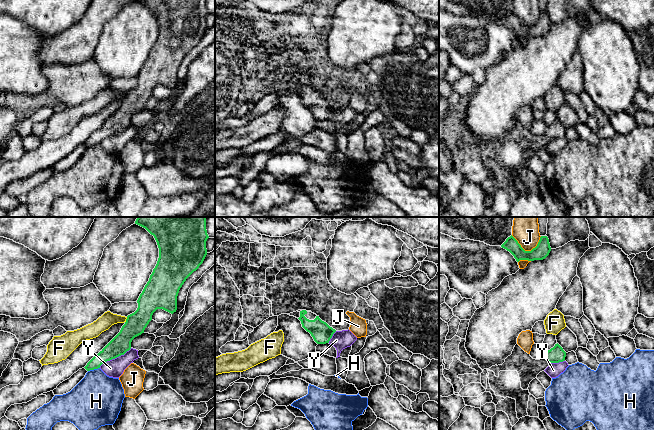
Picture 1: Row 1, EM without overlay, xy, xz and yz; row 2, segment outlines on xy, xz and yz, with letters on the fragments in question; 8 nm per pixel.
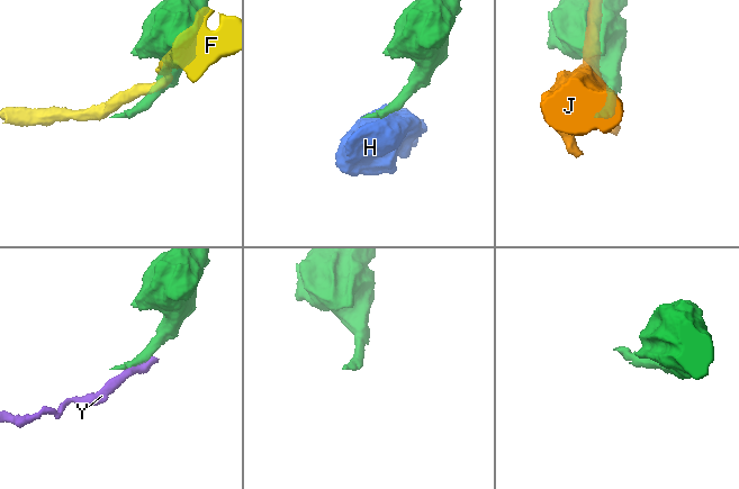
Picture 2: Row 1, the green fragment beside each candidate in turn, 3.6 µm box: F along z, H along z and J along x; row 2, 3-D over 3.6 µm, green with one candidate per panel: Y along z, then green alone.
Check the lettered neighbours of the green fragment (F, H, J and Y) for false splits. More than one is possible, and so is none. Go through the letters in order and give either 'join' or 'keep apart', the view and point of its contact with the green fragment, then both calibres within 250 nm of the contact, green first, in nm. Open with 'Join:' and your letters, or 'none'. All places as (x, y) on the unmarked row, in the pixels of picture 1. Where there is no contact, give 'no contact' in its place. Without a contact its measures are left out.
Join: none
F: keep apart; meets green in xy at (126, 96); 180 nm thick on the green side, 120 nm on the other
H: keep apart; meets green in xy at (93, 145); 140 nm thick on the green side, 400 nm on the other
J: keep apart; meets green in yz at (528, 27); 120 nm thick on the green side, 190 nm on the other
Y: keep apart; meets green in xy at (115, 133); 160 nm thick on the green side, 150 nm on the other

